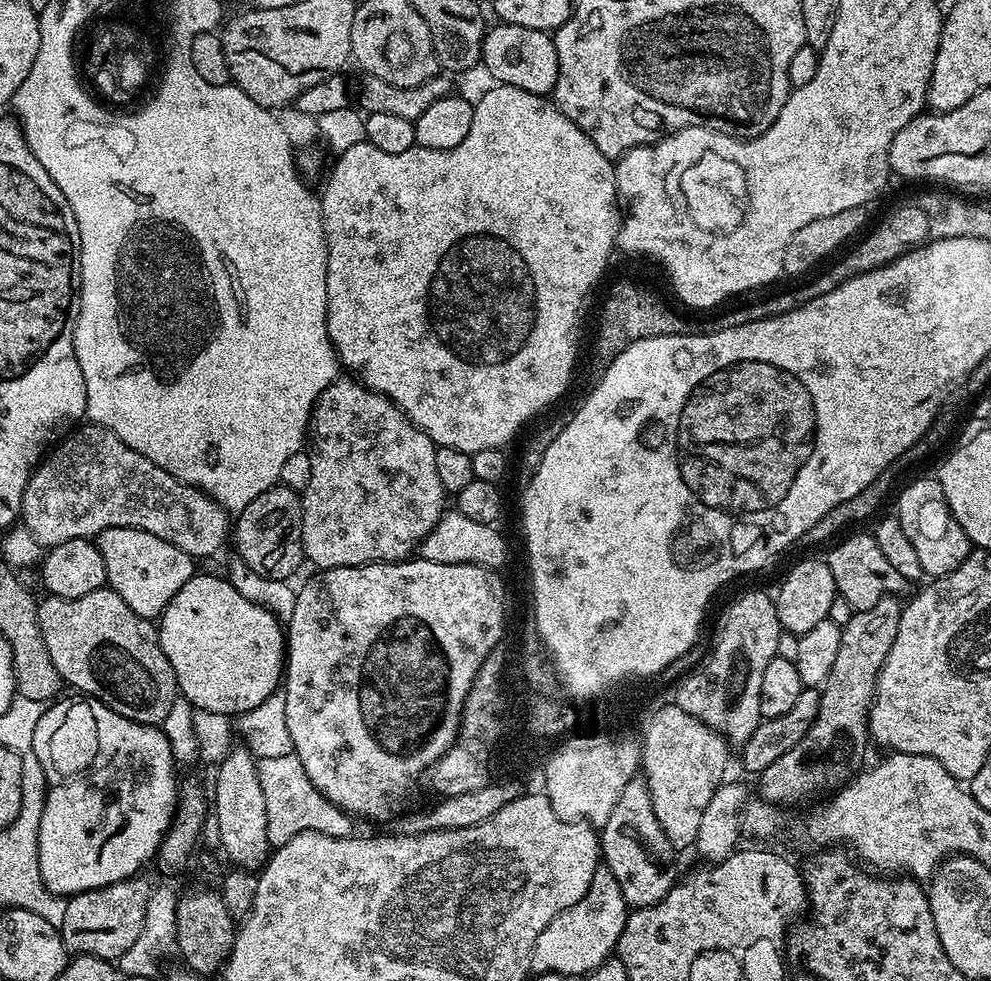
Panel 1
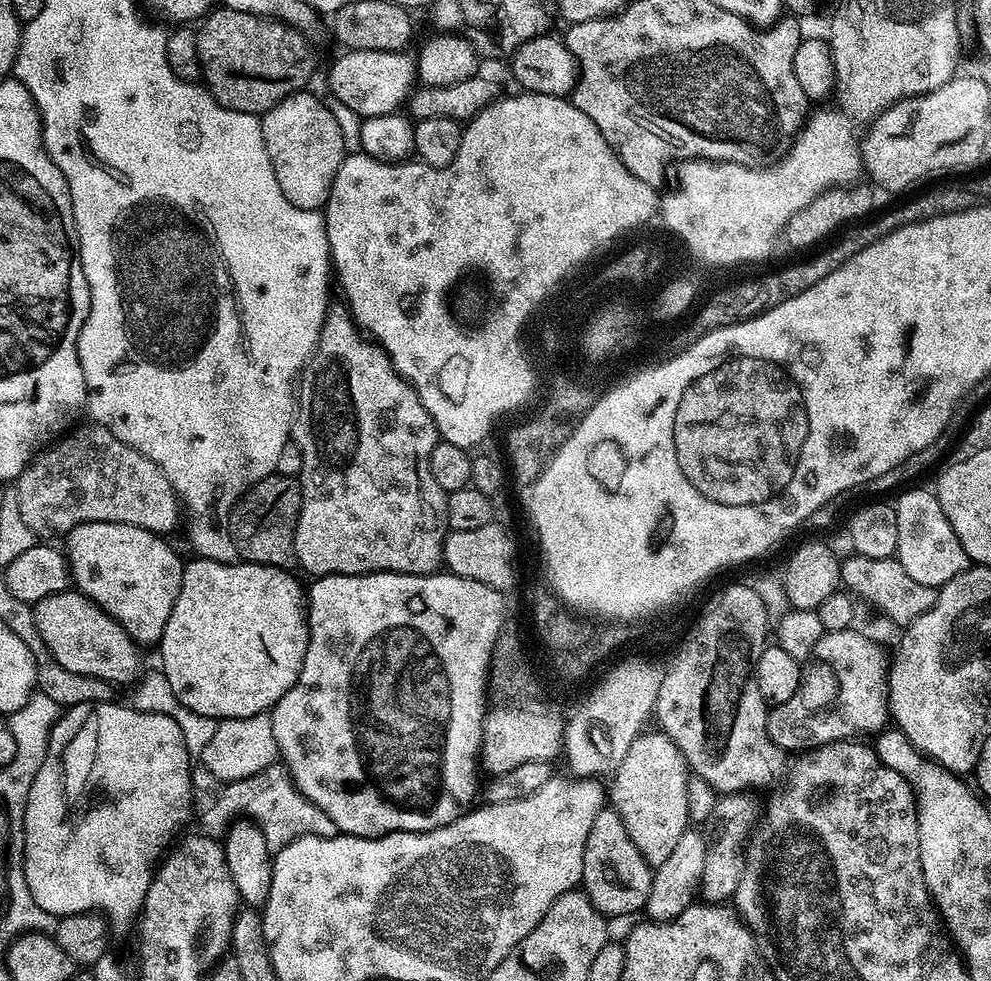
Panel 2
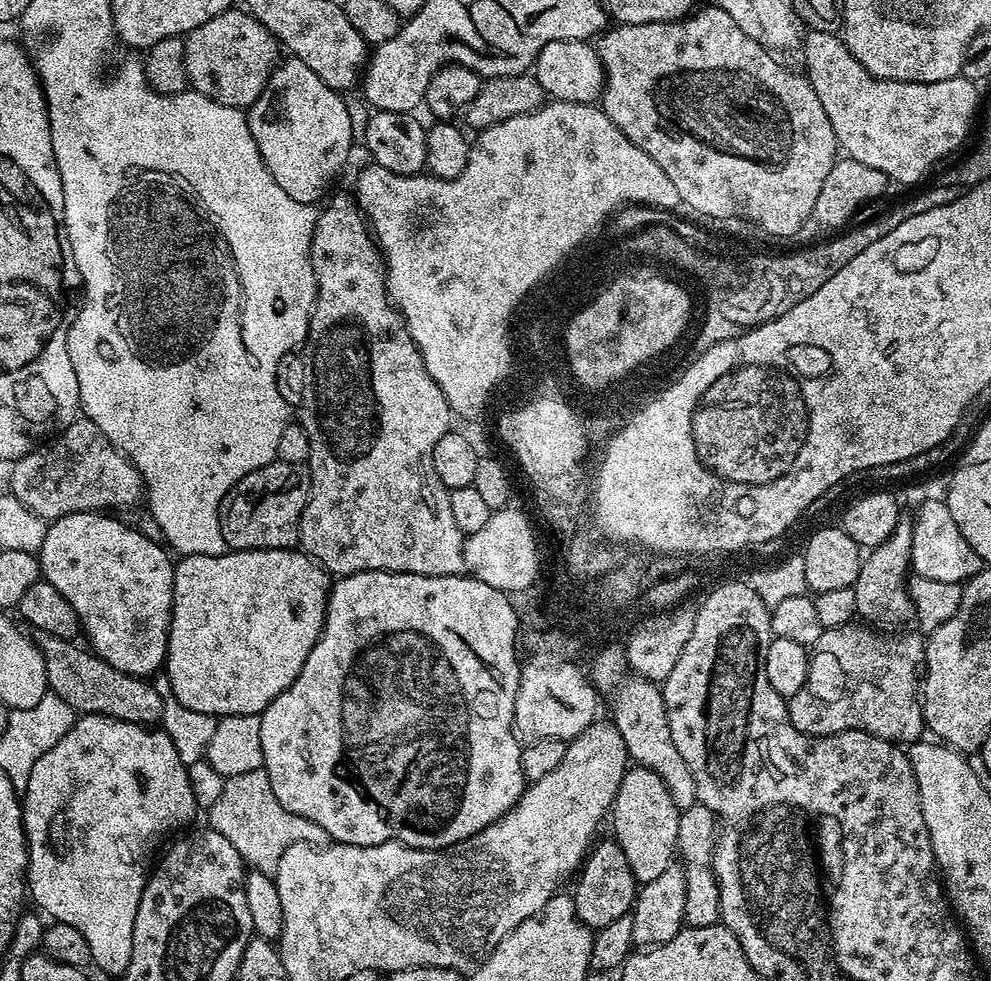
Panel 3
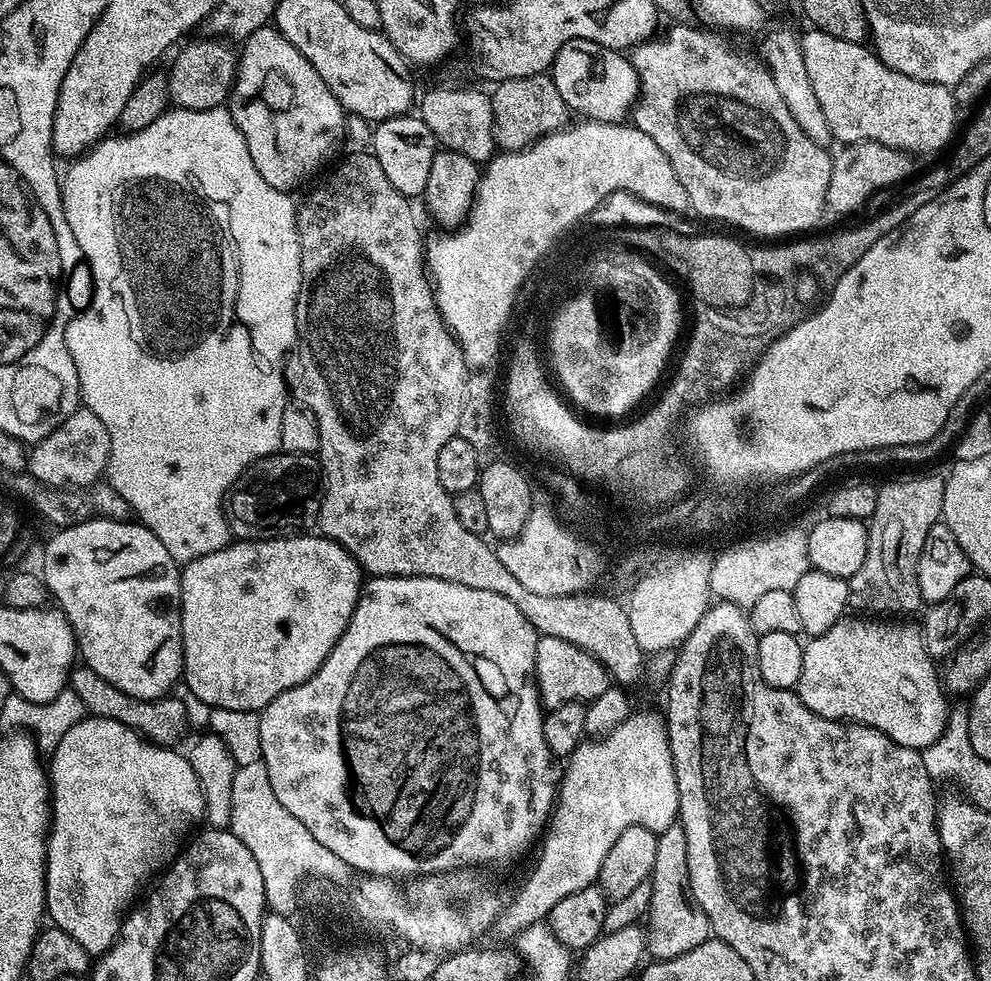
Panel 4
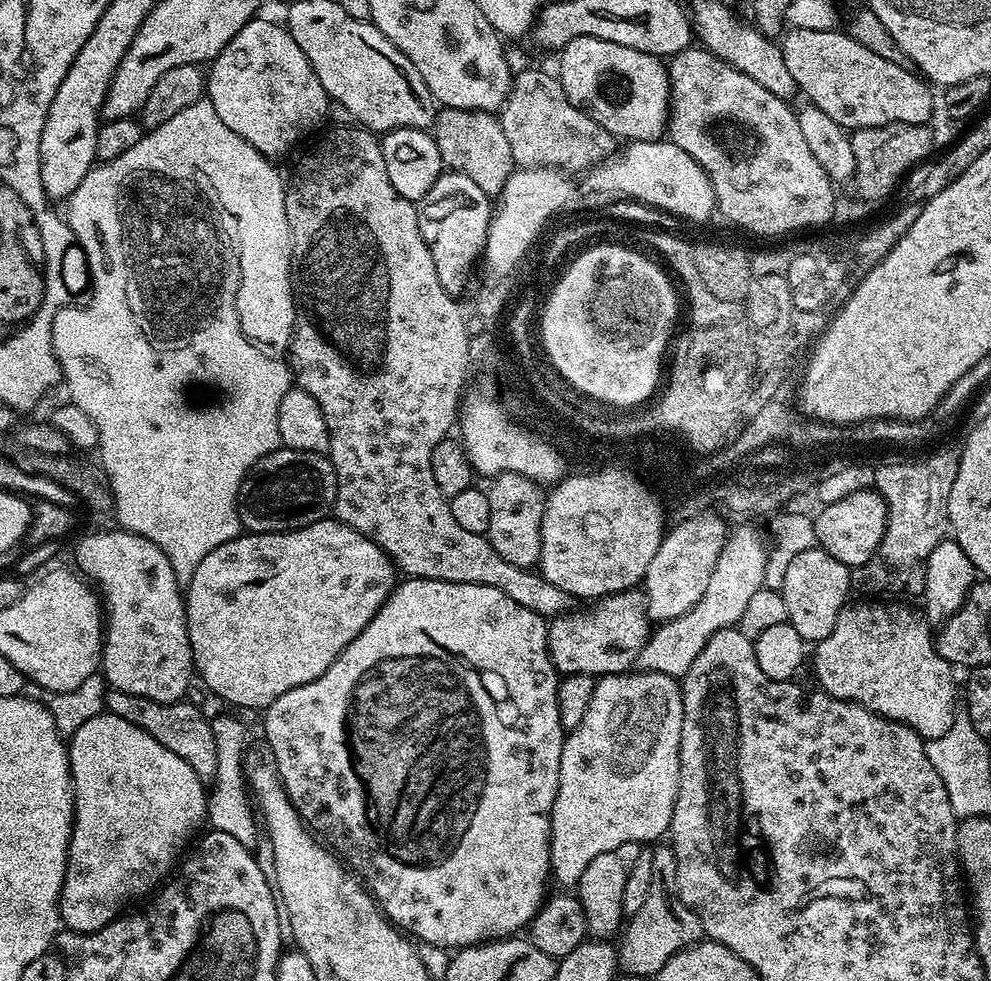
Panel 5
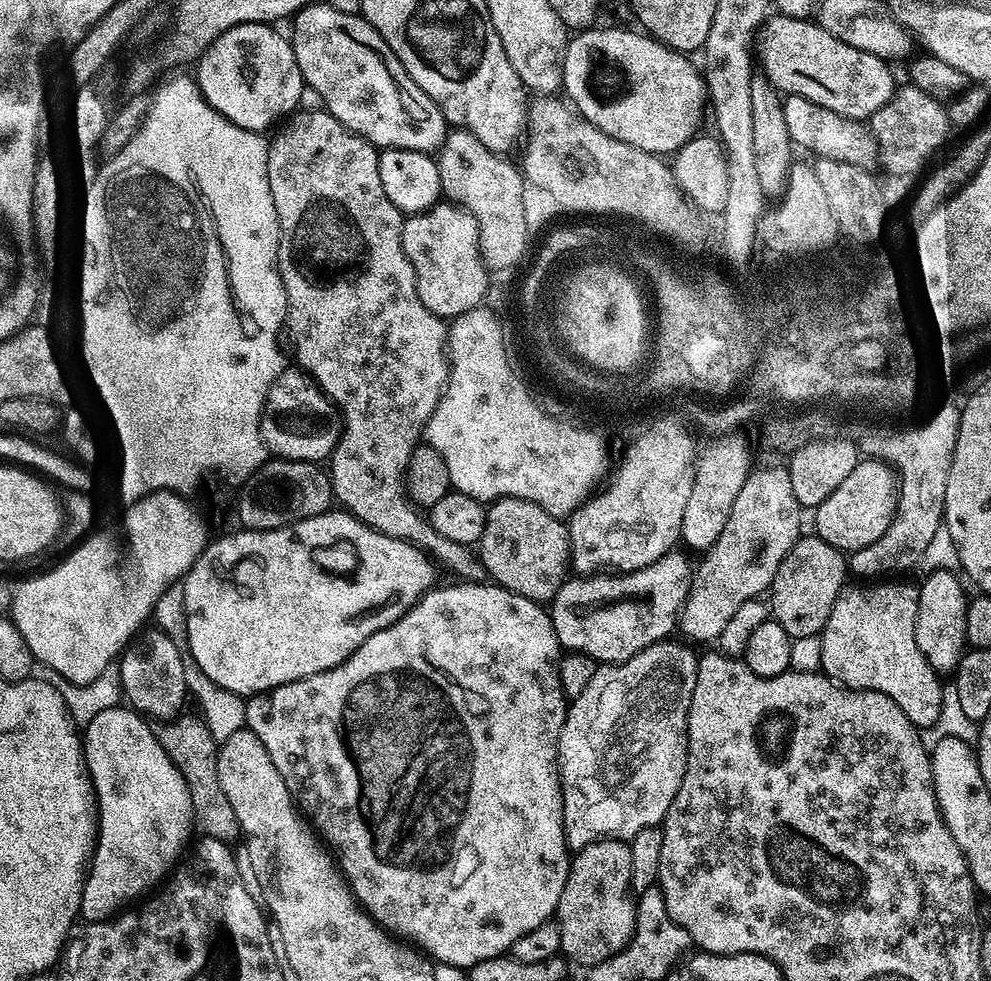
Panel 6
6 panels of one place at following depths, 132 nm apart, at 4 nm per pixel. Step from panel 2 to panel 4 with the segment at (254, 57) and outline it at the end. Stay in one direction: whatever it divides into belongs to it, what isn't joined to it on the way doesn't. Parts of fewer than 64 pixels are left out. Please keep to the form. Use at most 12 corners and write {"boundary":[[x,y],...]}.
{"boundary":[[223,39],[179,49],[176,108],[219,108],[233,91],[237,49]]}

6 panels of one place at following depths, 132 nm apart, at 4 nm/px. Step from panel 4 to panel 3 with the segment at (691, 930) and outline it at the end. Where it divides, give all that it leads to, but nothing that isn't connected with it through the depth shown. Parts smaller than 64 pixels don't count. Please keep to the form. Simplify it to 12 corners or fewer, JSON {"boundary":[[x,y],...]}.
{"boundary":[[683,809],[676,851],[686,874],[687,927],[720,920],[712,869],[714,817]]}

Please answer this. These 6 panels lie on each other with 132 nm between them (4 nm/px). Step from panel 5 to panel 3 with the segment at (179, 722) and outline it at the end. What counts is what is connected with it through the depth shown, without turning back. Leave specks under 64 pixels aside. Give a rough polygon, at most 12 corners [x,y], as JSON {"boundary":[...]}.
{"boundary":[[48,632],[49,693],[77,714],[161,723],[165,697]]}

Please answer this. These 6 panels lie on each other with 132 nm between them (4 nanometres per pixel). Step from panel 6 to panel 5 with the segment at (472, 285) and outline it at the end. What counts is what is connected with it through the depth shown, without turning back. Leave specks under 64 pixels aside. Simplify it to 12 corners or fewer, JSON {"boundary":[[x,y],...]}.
{"boundary":[[445,170],[416,204],[438,282],[468,284],[494,206]]}

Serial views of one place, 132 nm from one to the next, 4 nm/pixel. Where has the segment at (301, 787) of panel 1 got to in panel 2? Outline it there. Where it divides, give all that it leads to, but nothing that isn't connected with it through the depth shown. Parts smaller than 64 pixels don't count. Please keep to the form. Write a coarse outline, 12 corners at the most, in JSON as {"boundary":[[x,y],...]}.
{"boundary":[[277,762],[230,780],[200,816],[223,837],[244,817],[273,854],[303,836],[337,835],[334,822]]}

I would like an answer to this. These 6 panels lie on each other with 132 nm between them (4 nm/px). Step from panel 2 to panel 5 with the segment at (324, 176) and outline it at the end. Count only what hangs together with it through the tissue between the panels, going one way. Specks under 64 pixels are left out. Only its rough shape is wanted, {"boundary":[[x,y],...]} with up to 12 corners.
{"boundary":[[248,20],[206,96],[254,150],[286,155],[330,97],[283,23]]}

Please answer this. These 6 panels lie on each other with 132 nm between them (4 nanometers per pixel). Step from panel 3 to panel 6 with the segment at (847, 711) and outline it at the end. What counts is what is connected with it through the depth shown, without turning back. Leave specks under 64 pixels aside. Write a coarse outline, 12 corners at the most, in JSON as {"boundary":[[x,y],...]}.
{"boundary":[[841,588],[823,675],[936,728],[945,685],[918,650],[919,591]]}

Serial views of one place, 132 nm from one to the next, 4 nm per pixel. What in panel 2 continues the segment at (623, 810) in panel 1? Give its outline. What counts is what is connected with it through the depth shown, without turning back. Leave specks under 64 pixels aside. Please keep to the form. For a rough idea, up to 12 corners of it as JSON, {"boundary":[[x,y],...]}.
{"boundary":[[598,810],[582,888],[605,917],[647,909],[653,869],[619,813]]}

